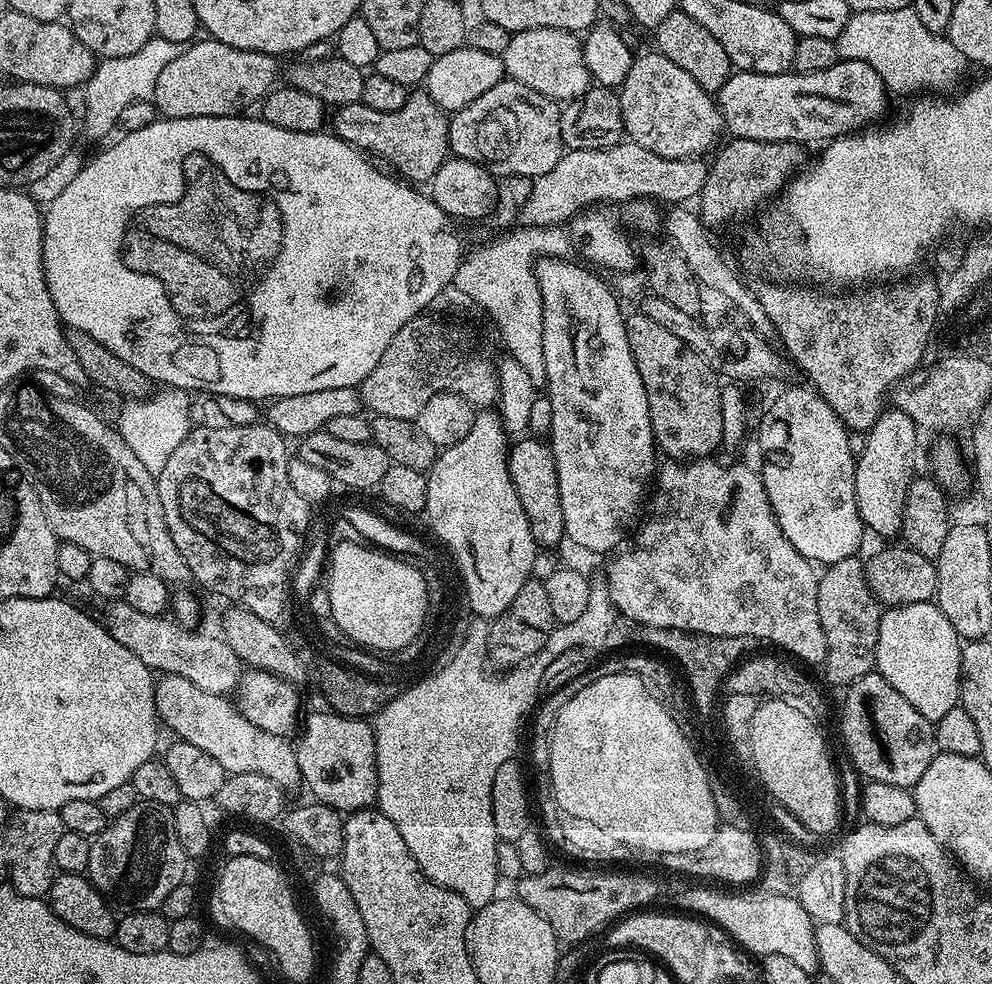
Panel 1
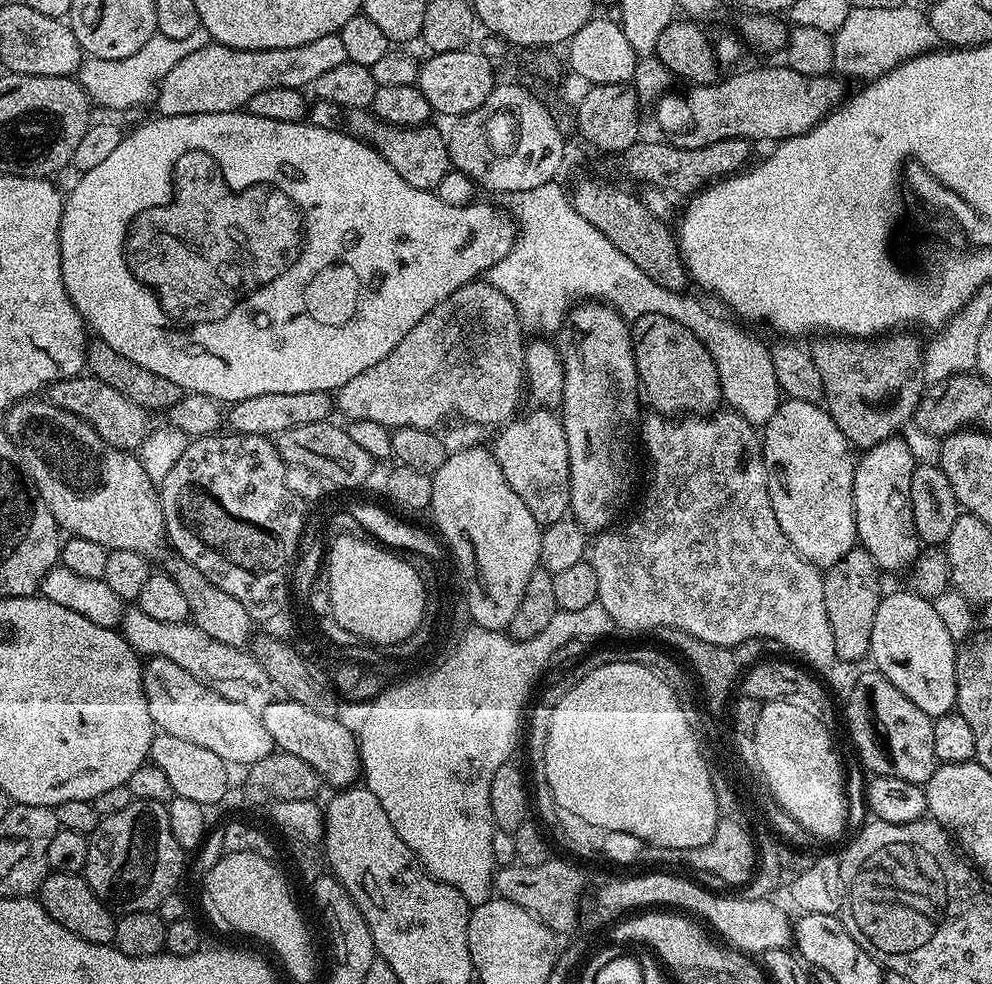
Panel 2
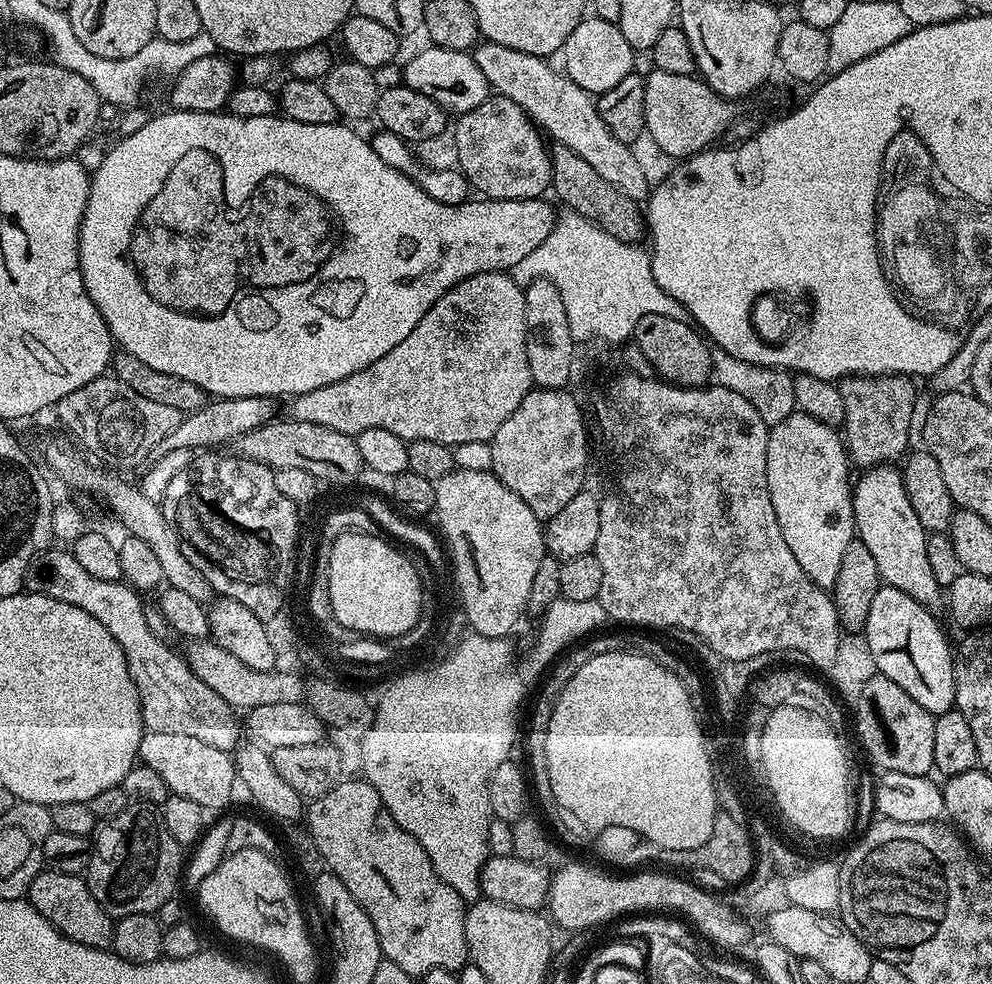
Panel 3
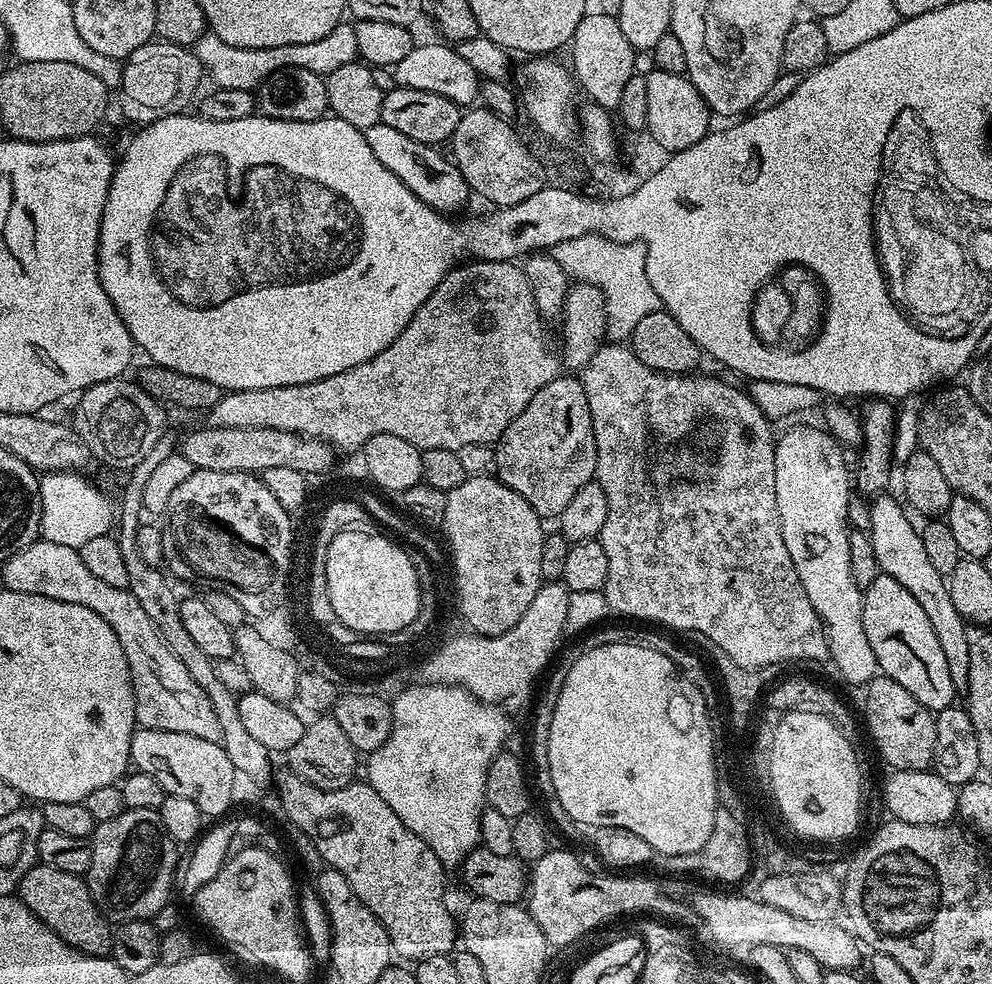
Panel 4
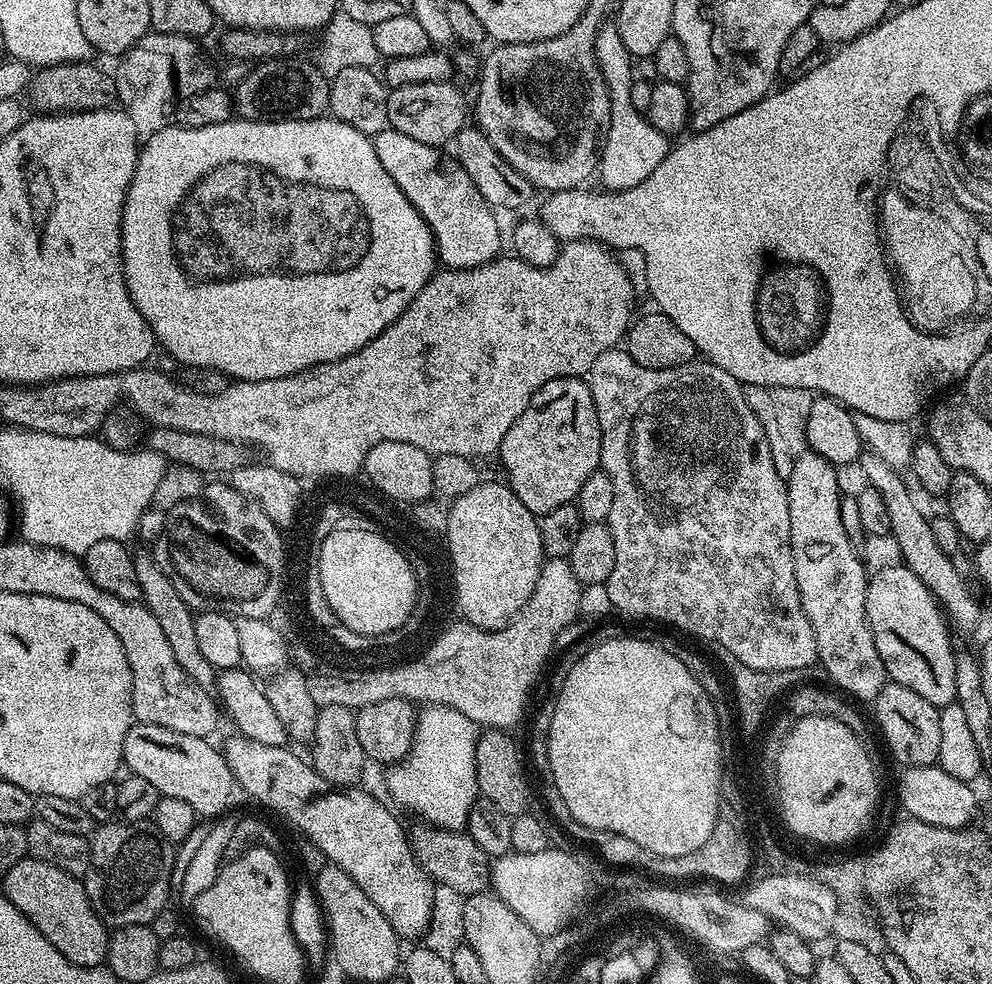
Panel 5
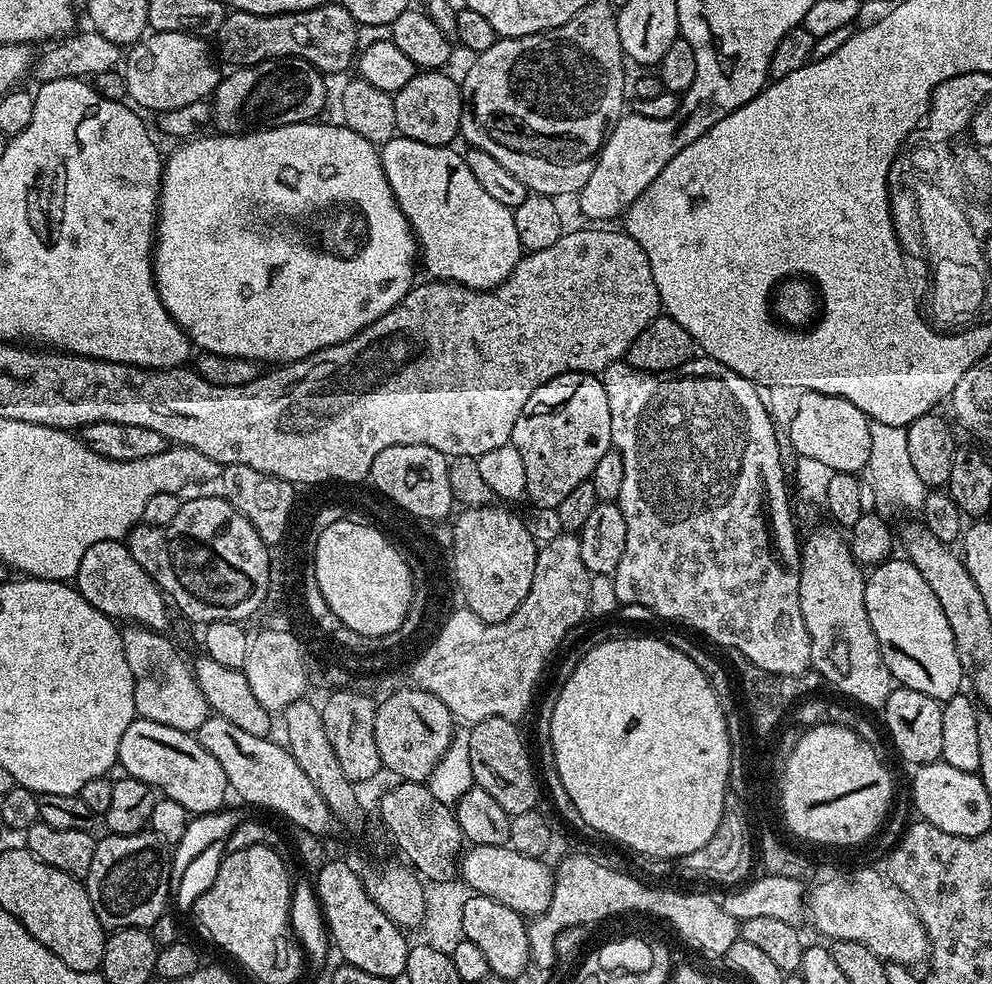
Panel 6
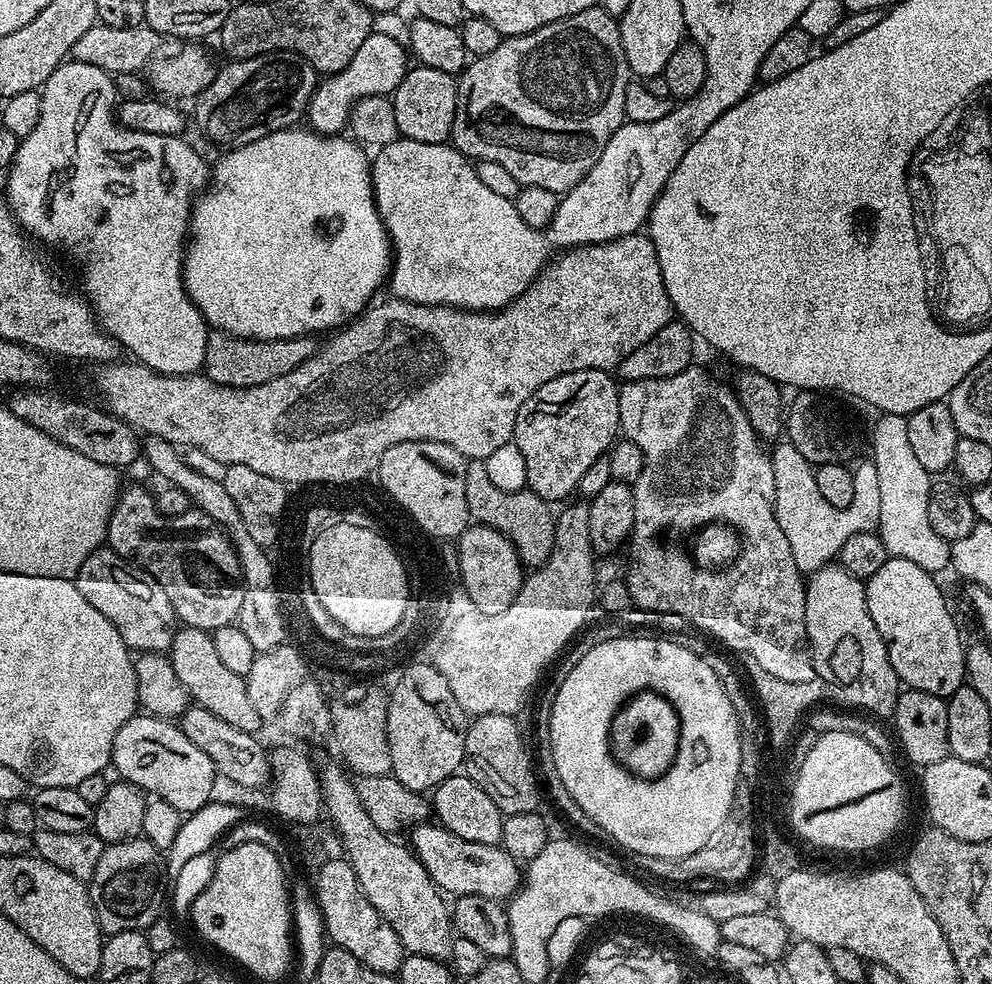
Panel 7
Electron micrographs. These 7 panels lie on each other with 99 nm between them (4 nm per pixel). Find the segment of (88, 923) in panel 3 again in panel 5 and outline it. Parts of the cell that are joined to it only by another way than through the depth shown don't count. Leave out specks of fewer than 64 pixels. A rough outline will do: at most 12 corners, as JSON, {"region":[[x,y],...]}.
{"region":[[25,858],[2,878],[42,938],[78,966],[107,961],[110,929],[81,877]]}

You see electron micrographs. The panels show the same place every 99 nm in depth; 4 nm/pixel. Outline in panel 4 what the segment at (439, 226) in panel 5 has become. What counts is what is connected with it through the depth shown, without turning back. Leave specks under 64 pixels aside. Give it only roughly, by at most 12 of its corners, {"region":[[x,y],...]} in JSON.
{"region":[[385,124],[363,129],[374,158],[436,212],[468,183],[439,147]]}

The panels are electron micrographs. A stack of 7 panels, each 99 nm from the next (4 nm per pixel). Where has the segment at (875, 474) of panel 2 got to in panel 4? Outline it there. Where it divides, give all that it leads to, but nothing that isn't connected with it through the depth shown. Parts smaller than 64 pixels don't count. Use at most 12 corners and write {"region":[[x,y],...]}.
{"region":[[892,494],[871,501],[866,531],[881,573],[914,594],[967,693],[970,624]]}

